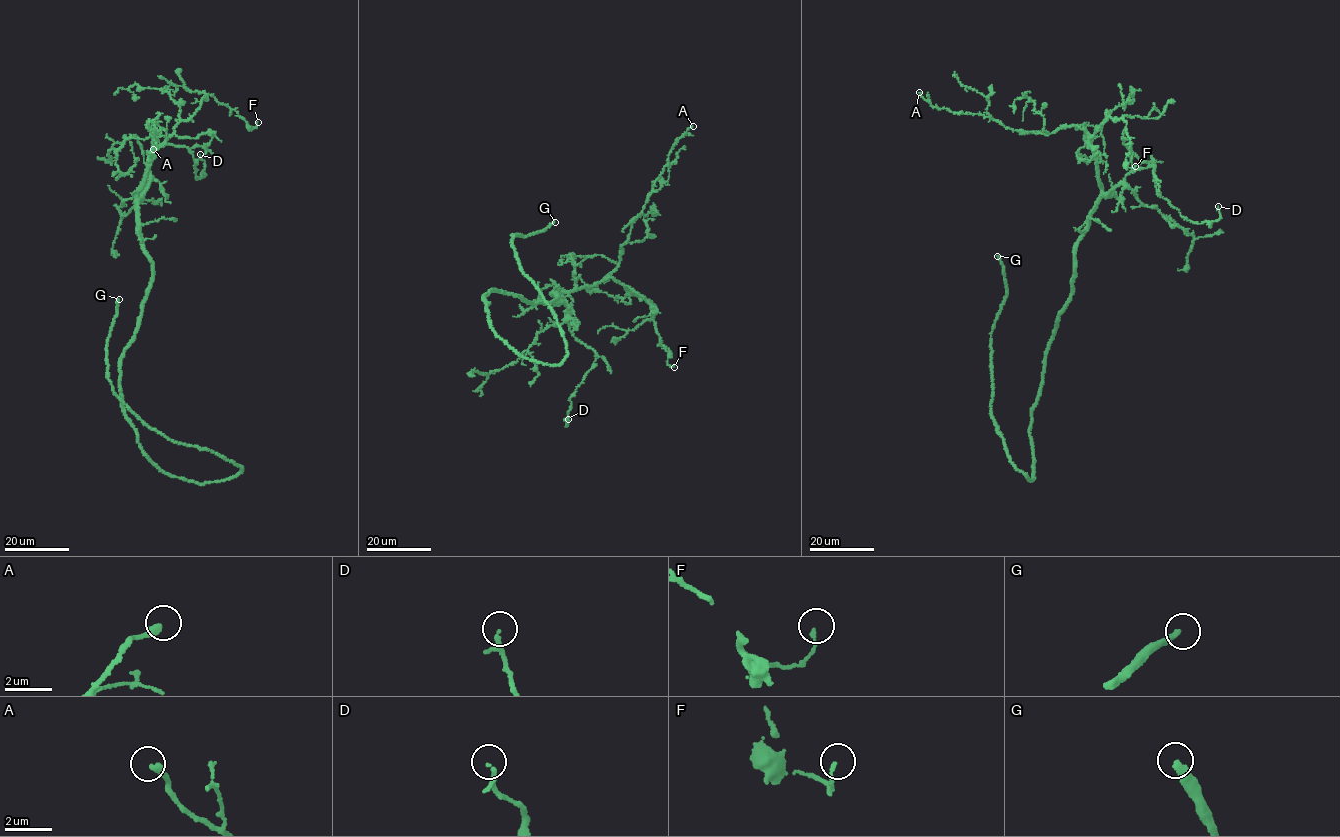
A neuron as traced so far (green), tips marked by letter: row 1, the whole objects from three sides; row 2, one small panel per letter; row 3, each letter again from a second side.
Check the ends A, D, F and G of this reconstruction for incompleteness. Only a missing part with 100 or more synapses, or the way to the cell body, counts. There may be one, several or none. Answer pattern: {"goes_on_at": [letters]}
{"goes_on_at": ["G"]}

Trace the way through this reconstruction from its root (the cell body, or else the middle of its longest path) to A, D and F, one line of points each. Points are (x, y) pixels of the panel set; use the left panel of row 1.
A: (120, 384), (121, 356), (152, 281), (136, 196), (156, 132), (148, 161), (153, 149)
D: (120, 384), (152, 281), (138, 216), (147, 160), (166, 144), (183, 146), (197, 178), (200, 154)
F: (120, 384), (121, 356), (152, 281), (136, 196), (152, 154), (207, 94), (249, 129), (258, 122)

